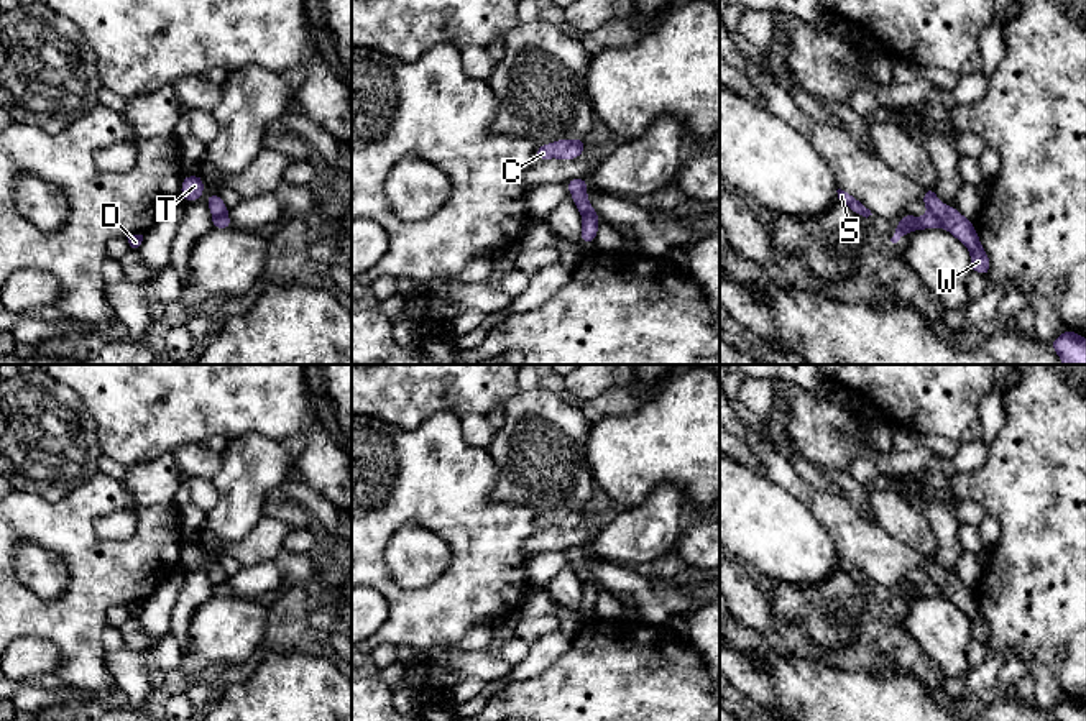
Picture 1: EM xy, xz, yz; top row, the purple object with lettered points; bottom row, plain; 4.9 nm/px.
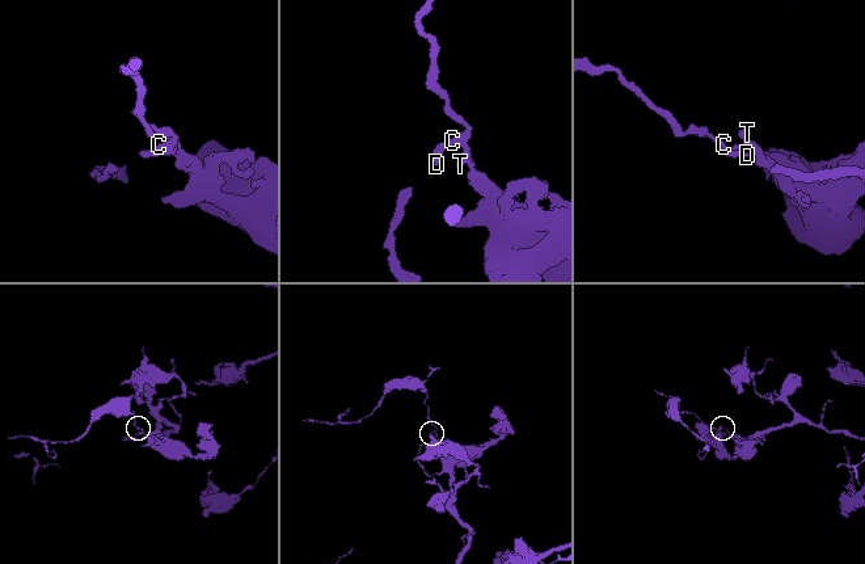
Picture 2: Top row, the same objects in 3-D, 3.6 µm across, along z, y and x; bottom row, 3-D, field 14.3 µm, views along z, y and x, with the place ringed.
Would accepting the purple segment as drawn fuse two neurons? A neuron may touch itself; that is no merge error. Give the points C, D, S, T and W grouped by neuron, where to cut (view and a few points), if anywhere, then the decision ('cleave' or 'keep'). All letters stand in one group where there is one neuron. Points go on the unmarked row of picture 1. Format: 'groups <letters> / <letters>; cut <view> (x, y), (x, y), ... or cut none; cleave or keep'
groups C D S / T W; cut yz (929, 578), (942, 593); cleave

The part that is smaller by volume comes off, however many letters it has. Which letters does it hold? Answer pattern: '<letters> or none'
C, D, S

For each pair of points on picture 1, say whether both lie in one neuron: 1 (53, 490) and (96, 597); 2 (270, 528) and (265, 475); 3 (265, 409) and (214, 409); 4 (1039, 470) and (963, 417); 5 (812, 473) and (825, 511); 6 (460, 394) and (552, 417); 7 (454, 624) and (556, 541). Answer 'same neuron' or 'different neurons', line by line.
1: different neurons
2: different neurons
3: same neuron
4: different neurons
5: different neurons
6: different neurons
7: different neurons

